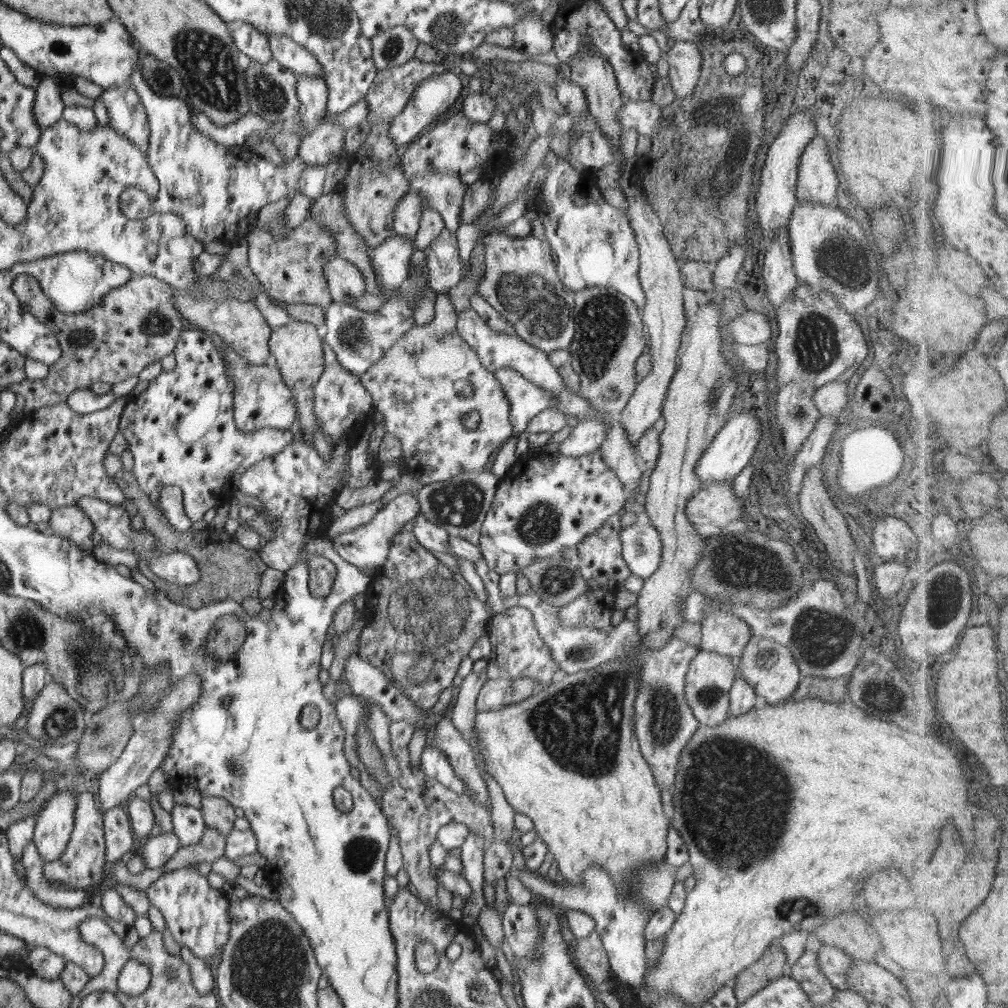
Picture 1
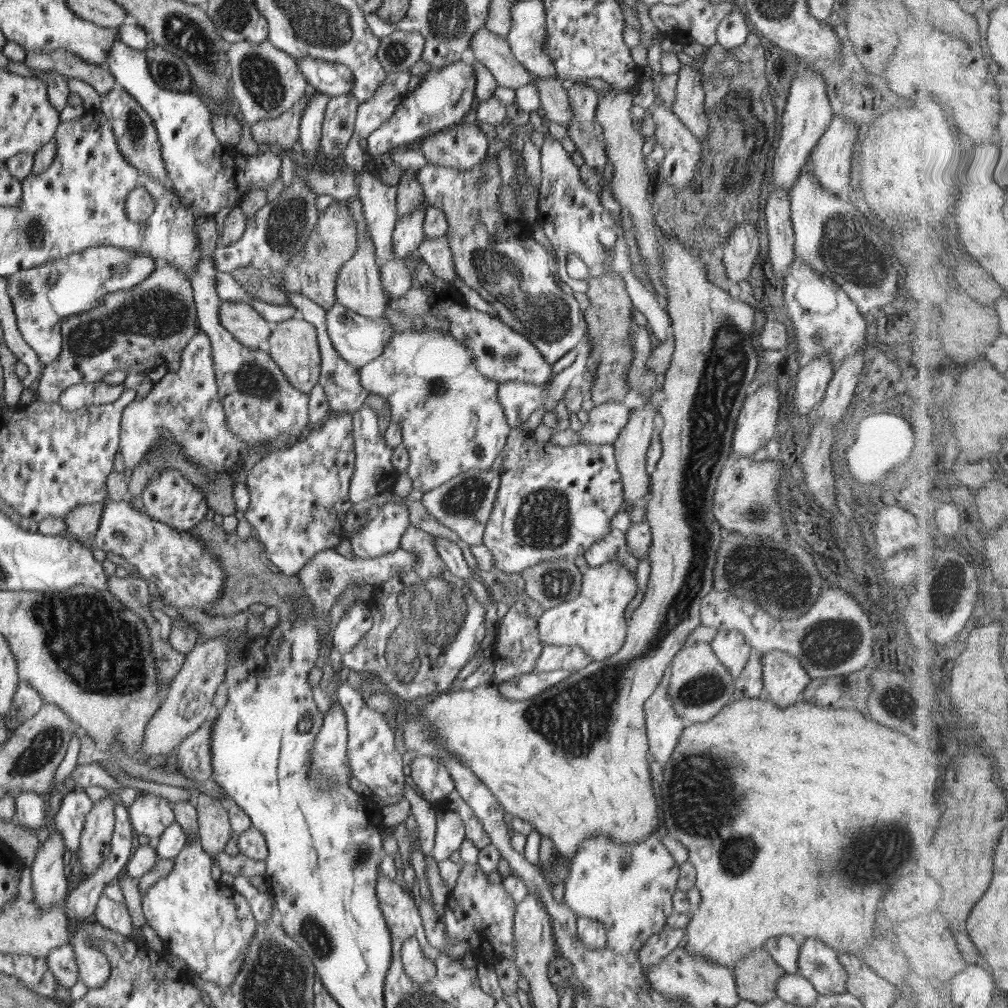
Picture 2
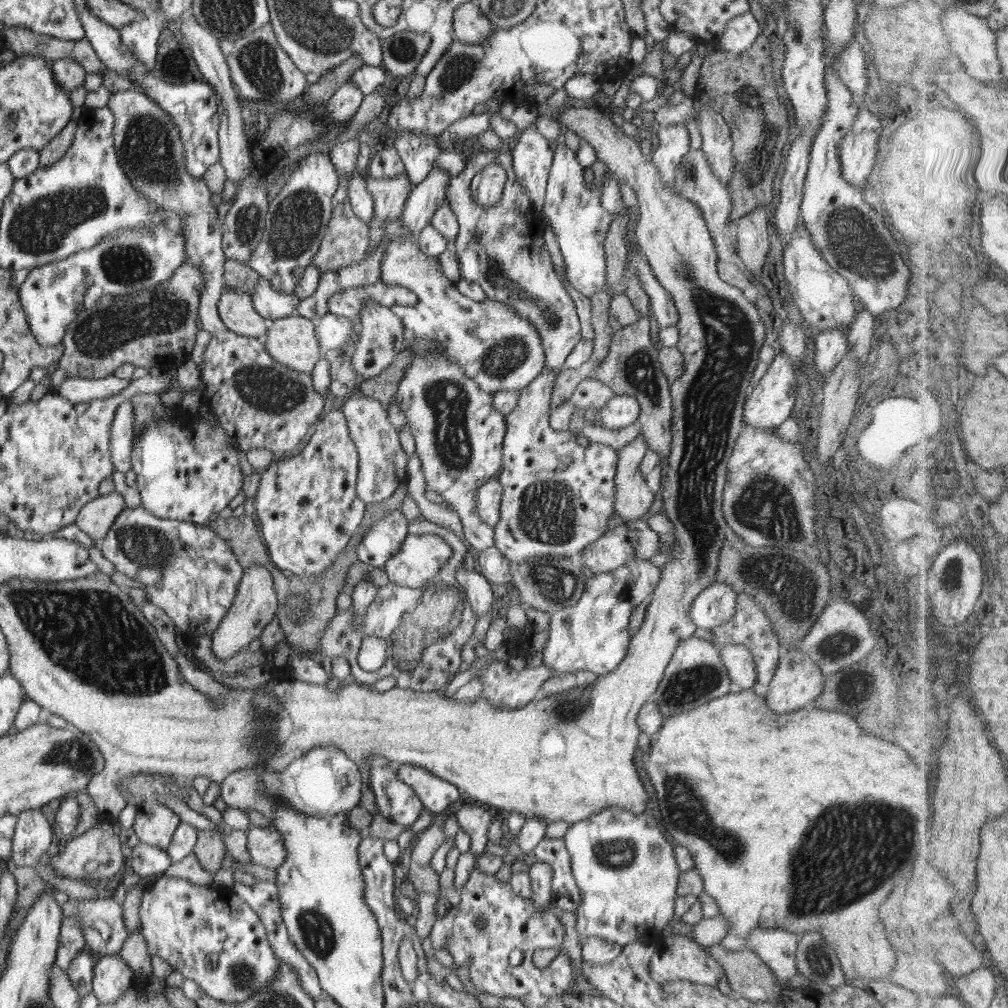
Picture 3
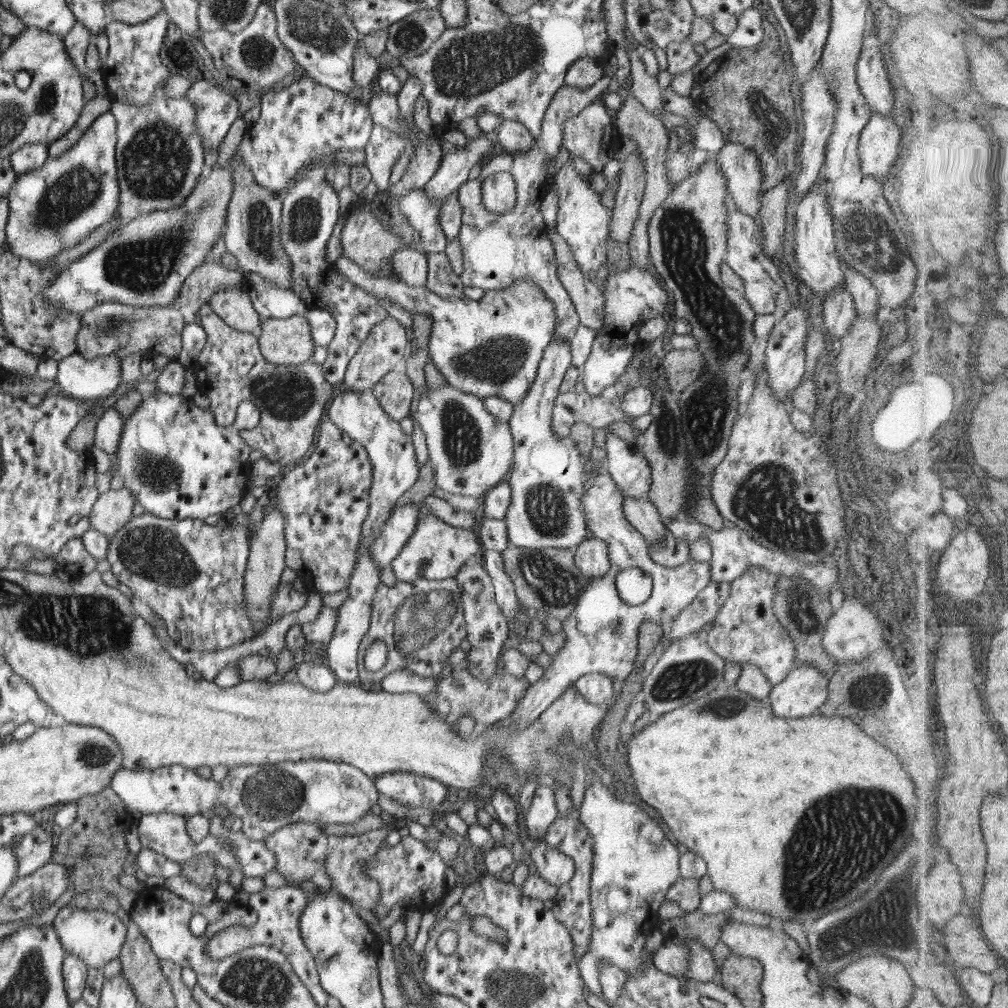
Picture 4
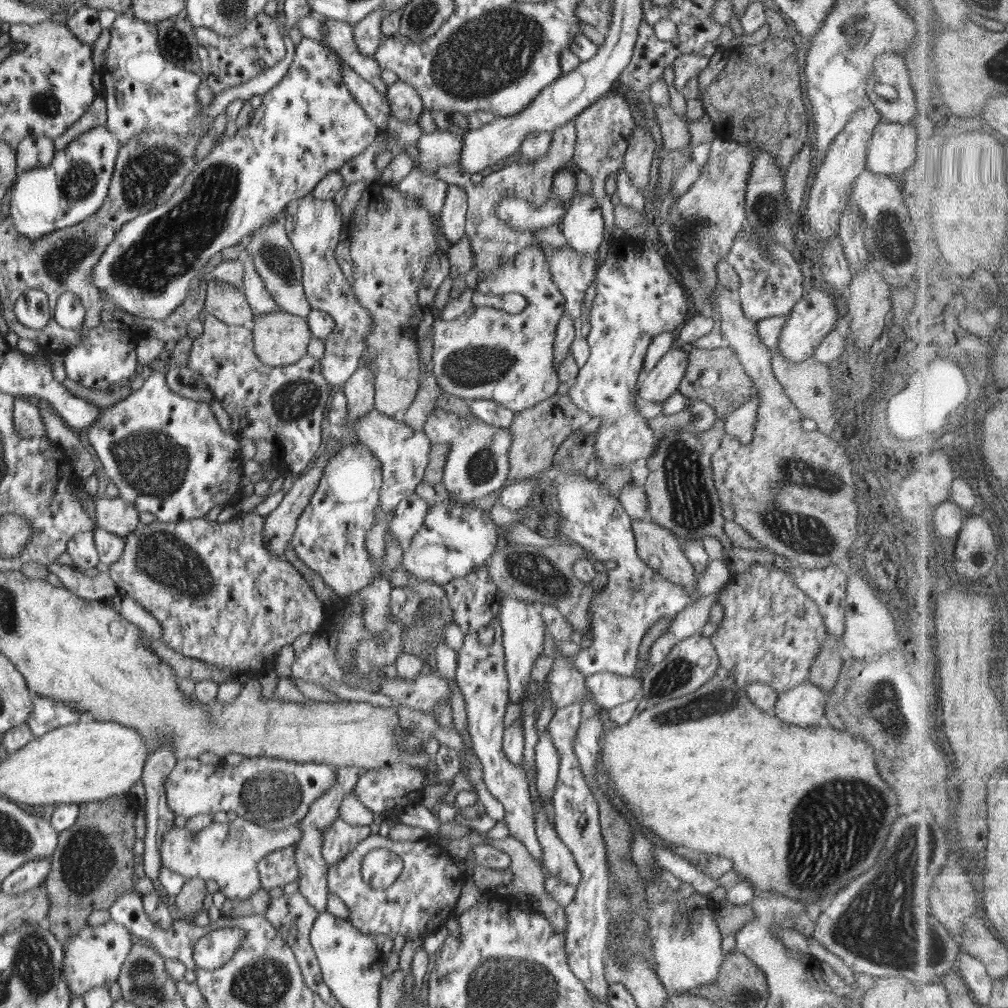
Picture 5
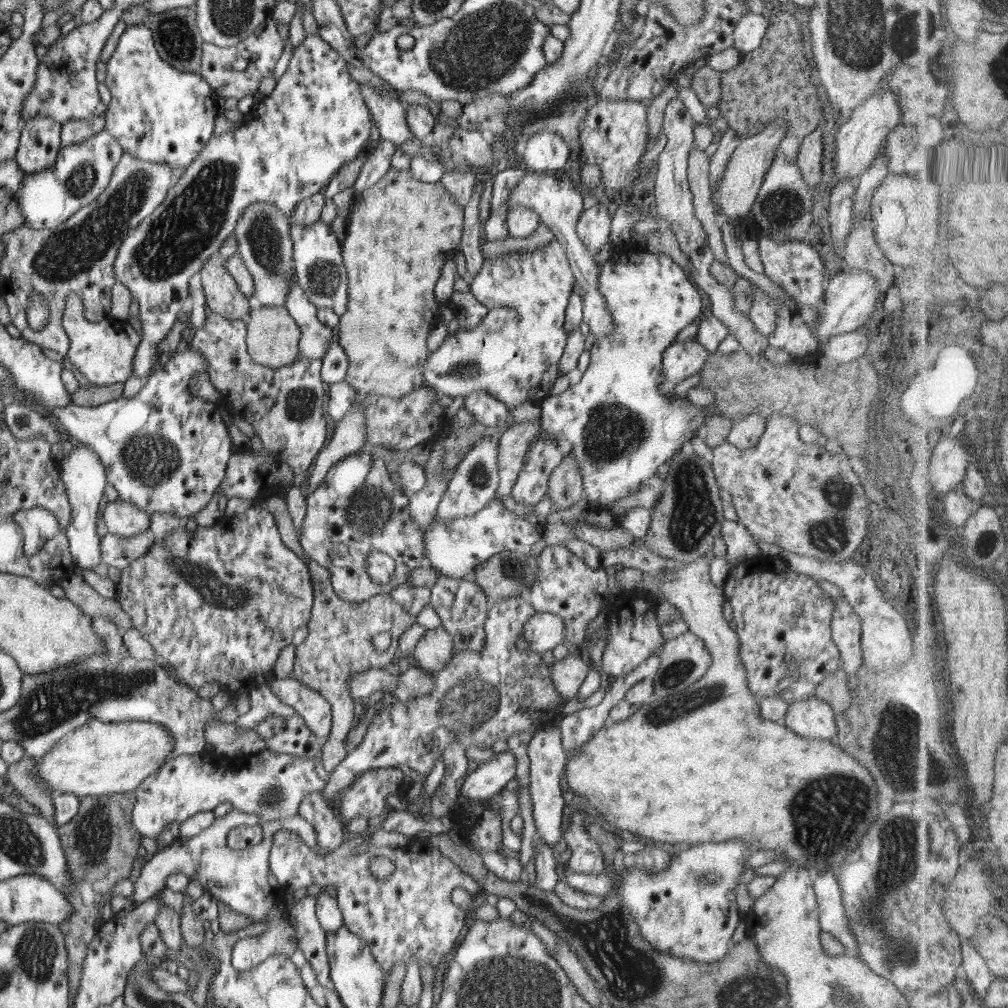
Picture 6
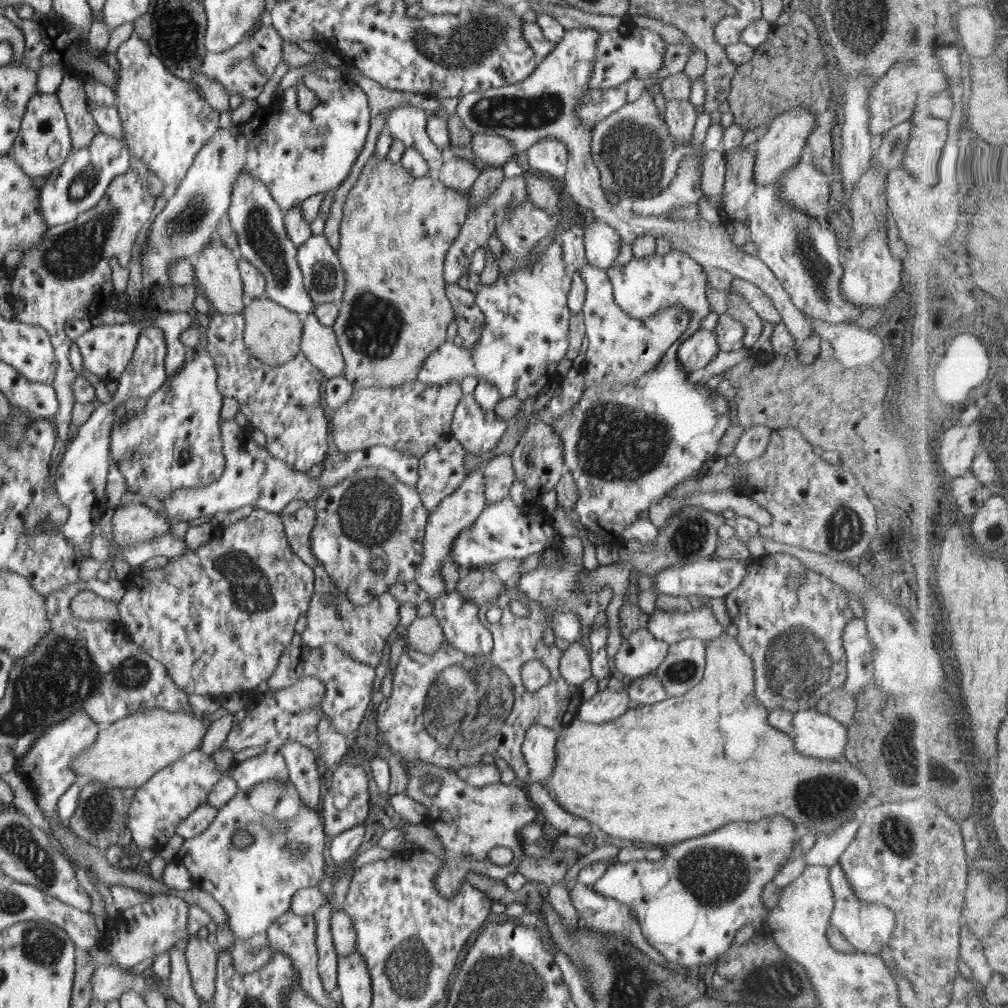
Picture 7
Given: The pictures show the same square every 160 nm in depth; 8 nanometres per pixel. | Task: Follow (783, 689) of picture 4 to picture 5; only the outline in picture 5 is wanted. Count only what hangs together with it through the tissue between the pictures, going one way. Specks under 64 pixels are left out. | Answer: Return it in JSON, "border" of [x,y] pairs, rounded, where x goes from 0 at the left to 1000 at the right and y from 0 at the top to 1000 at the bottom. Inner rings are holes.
{"border":[[[800,676],[773,688],[767,708],[790,720],[809,720],[817,710],[819,694],[812,680]]]}

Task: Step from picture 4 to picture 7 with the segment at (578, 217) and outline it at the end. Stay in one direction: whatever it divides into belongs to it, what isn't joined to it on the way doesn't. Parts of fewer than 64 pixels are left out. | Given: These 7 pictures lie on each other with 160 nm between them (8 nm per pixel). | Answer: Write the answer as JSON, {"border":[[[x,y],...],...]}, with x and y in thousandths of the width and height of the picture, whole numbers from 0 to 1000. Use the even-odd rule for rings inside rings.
{"border":[[[590,217],[579,226],[582,262],[603,268],[615,250],[615,233],[600,219]]]}

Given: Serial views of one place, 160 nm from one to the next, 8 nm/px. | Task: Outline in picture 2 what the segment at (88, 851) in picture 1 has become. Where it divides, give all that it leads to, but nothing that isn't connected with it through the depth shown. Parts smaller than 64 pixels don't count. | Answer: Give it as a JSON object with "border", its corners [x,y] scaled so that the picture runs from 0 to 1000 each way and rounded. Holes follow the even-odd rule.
{"border":[[[83,786],[79,788],[67,788],[58,807],[55,809],[53,817],[57,823],[62,824],[65,841],[73,845],[76,850],[76,841],[79,839],[80,825],[82,824],[84,813],[93,797]]]}

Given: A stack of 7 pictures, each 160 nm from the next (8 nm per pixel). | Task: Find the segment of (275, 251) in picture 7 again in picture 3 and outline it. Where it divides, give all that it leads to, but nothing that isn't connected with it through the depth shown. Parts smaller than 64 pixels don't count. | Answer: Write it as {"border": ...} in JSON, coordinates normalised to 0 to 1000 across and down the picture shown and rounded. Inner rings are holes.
{"border":[[[257,275],[249,297],[252,307],[267,319],[288,314],[298,301],[292,289],[288,292],[273,289],[261,275]]]}

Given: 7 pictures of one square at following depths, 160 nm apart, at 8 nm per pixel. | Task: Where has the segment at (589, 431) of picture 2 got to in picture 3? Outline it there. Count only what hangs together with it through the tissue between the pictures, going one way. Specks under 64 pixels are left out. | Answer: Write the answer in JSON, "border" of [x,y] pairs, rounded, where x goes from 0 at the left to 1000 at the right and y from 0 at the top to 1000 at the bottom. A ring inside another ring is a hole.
{"border":[[[624,391],[610,392],[593,407],[592,417],[599,425],[613,427],[634,417],[635,400]]]}

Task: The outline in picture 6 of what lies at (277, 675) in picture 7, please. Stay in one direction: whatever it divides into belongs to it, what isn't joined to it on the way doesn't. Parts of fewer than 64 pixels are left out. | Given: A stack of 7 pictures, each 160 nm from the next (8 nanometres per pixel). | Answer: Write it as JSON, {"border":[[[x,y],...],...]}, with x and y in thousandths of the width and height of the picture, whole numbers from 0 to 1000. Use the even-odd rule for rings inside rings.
{"border":[[[365,664],[344,675],[350,696],[360,696],[371,687],[386,687],[393,683],[396,669],[391,664]],[[266,679],[249,684],[247,693],[249,703],[233,714],[237,726],[251,723],[255,716],[264,709],[275,708],[282,712],[295,710],[295,704],[291,700],[281,697]]]}

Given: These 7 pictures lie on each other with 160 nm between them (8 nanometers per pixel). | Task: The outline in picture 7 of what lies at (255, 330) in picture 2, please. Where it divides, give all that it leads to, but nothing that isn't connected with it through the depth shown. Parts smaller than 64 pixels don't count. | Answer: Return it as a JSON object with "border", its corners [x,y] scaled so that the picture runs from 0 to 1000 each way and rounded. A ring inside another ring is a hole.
{"border":[[[208,239],[197,251],[194,260],[191,261],[193,274],[199,282],[198,290],[214,306],[214,310],[226,313],[240,313],[242,300],[240,299],[241,278],[237,271],[235,259],[237,254],[234,248],[226,247],[220,240],[219,243]]]}

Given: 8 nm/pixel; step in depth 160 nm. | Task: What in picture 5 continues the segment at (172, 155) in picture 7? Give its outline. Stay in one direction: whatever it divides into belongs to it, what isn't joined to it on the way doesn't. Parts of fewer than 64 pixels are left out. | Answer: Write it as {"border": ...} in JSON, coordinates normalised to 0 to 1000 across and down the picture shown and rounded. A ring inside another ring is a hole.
{"border":[[[131,14],[114,18],[109,30],[109,43],[101,73],[100,93],[106,106],[106,128],[124,143],[144,129],[162,129],[171,133],[186,133],[195,129],[200,104],[194,89],[201,79],[199,73],[187,73],[177,68],[157,50],[155,23],[143,22]]]}

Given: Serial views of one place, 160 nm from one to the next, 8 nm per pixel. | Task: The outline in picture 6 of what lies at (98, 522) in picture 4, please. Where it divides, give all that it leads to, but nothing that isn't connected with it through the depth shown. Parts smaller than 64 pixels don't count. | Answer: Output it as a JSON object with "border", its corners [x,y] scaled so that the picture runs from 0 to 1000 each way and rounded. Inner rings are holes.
{"border":[[[119,494],[107,498],[101,514],[109,530],[130,534],[149,529],[149,509]]]}

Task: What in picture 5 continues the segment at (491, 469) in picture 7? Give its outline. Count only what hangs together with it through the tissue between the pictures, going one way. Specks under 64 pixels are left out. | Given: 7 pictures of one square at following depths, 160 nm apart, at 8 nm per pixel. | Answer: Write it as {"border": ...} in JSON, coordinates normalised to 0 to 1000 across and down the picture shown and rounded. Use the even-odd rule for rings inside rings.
{"border":[[[553,389],[531,404],[511,410],[510,417],[505,423],[508,440],[504,447],[505,469],[502,480],[506,480],[508,476],[512,478],[519,474],[525,475],[541,468],[549,460],[553,446],[564,434],[565,429],[583,421],[586,416],[587,413],[572,405],[563,391],[554,392]]]}

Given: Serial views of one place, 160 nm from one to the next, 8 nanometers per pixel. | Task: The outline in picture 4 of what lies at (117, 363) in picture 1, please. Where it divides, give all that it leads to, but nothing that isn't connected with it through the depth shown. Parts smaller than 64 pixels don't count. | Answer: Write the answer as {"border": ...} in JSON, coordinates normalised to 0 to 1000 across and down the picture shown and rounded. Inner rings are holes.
{"border":[[[200,261],[190,269],[190,272],[187,273],[187,276],[184,276],[183,282],[179,287],[179,292],[167,304],[149,304],[149,306],[130,305],[127,302],[121,303],[118,300],[105,300],[91,305],[80,313],[81,322],[75,334],[77,350],[82,351],[82,354],[88,358],[92,355],[105,352],[115,352],[121,356],[133,350],[139,350],[140,355],[146,355],[147,353],[153,355],[153,353],[159,351],[161,353],[167,353],[170,357],[176,357],[181,347],[180,329],[183,327],[183,324],[192,320],[198,305],[205,302],[212,291],[231,286],[237,287],[243,271],[239,267],[228,268],[219,261]]]}

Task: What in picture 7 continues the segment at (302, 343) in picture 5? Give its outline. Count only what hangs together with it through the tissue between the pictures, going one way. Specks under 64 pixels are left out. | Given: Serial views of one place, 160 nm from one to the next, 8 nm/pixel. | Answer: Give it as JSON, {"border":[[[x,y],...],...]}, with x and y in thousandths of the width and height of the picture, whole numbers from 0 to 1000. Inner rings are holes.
{"border":[[[266,296],[250,297],[242,305],[243,324],[241,336],[246,347],[264,363],[276,364],[288,359],[299,348],[300,317],[283,304]]]}

